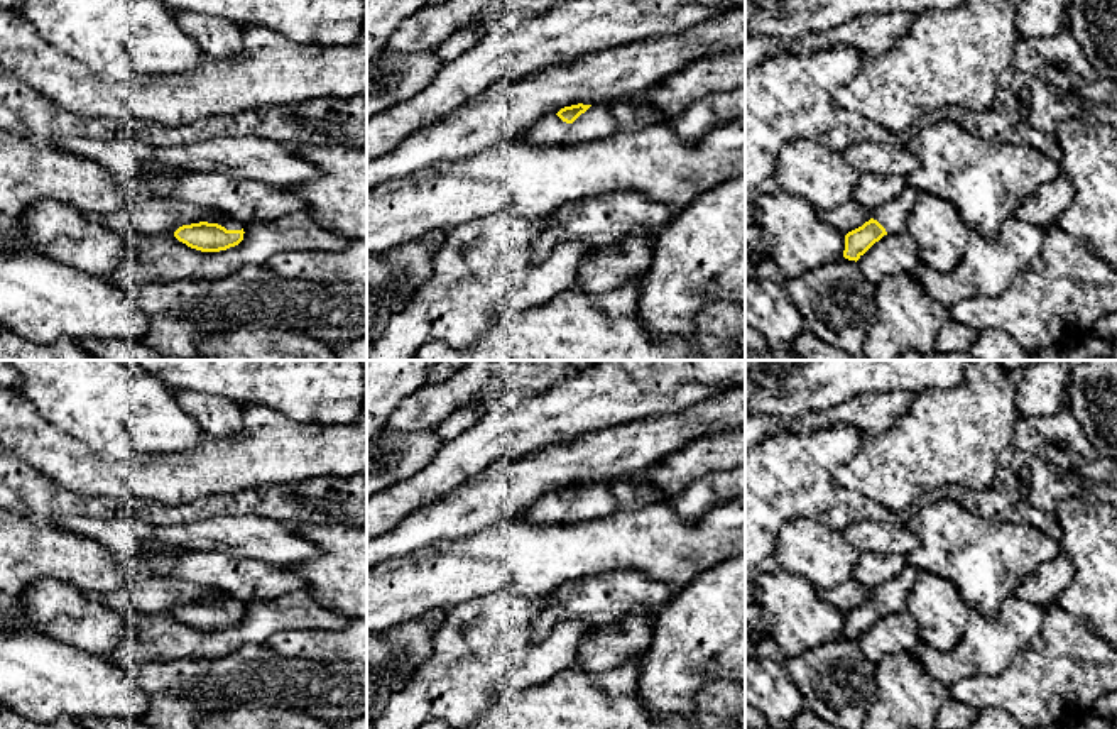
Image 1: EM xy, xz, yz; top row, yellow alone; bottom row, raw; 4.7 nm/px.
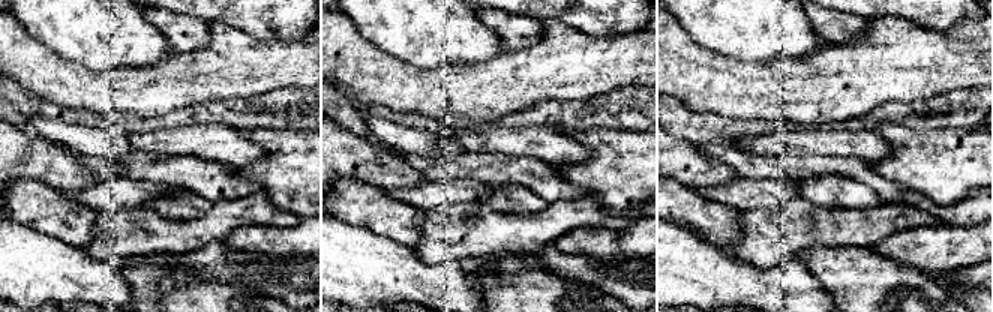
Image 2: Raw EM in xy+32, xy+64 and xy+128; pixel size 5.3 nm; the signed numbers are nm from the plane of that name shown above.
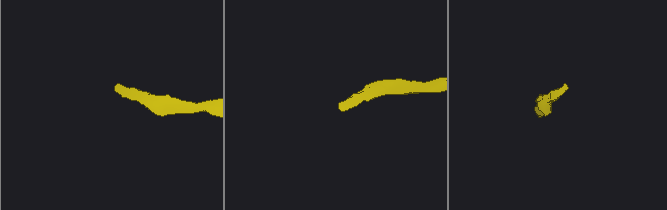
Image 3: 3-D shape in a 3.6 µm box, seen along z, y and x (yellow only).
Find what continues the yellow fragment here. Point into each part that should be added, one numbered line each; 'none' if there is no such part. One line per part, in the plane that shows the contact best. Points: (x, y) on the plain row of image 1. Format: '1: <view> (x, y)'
1: xz (597, 501)

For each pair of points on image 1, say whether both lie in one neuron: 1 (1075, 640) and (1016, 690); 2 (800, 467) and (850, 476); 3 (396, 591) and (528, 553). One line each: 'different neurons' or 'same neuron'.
1: same neuron
2: different neurons
3: same neuron

